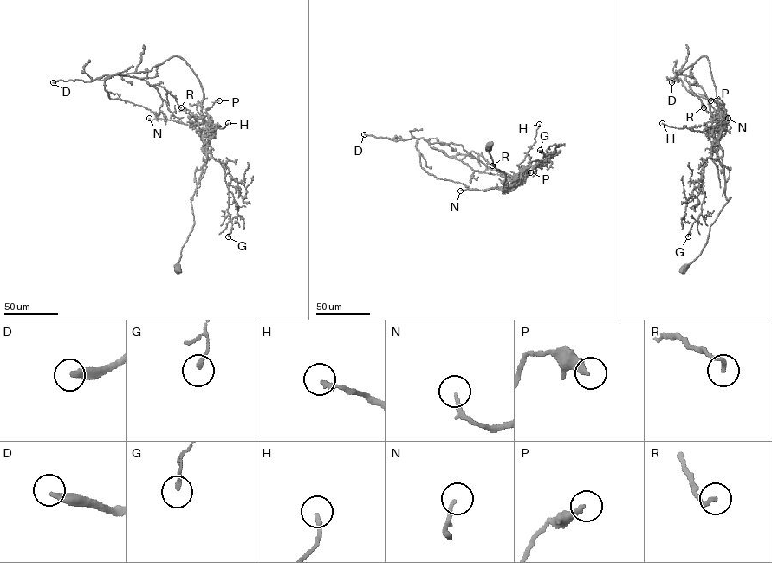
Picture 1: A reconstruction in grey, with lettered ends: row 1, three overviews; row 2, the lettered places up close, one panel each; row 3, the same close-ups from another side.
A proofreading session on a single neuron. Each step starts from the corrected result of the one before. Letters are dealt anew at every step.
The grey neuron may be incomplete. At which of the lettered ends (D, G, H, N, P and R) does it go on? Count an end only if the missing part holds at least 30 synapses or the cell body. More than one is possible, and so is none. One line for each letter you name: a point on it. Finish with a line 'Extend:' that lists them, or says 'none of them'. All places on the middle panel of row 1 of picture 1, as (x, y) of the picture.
D: at (364, 134)
Extend: D

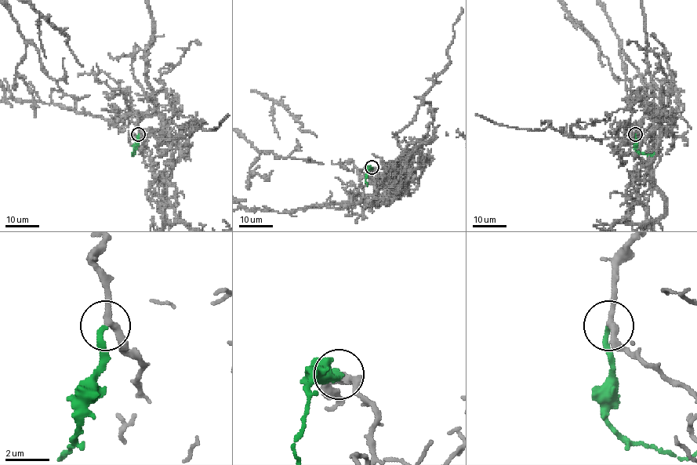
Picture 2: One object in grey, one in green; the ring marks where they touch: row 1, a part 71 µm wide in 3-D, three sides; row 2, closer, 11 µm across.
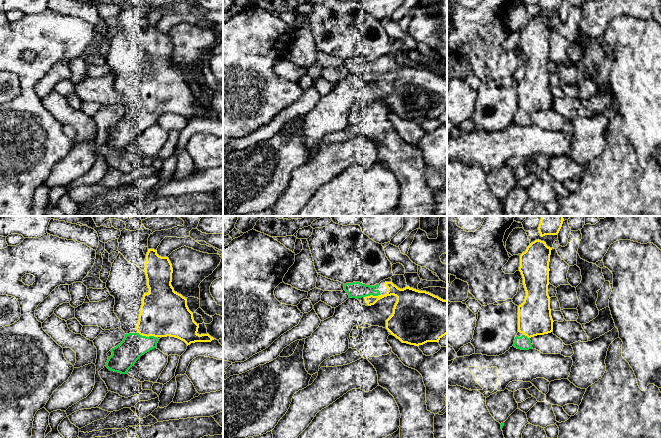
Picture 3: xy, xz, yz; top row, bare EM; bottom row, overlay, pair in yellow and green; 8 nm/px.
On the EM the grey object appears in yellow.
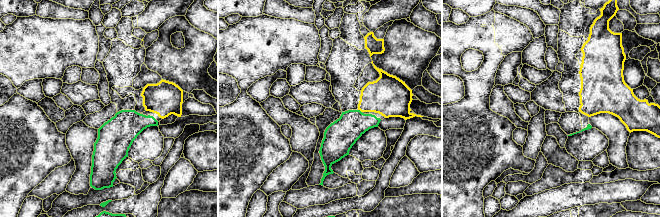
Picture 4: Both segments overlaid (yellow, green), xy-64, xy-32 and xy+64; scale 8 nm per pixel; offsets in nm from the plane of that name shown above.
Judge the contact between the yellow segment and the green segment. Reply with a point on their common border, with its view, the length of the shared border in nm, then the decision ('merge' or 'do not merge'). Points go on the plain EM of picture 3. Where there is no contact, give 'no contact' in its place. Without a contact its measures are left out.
xy (147, 112) | 160 nm | merge

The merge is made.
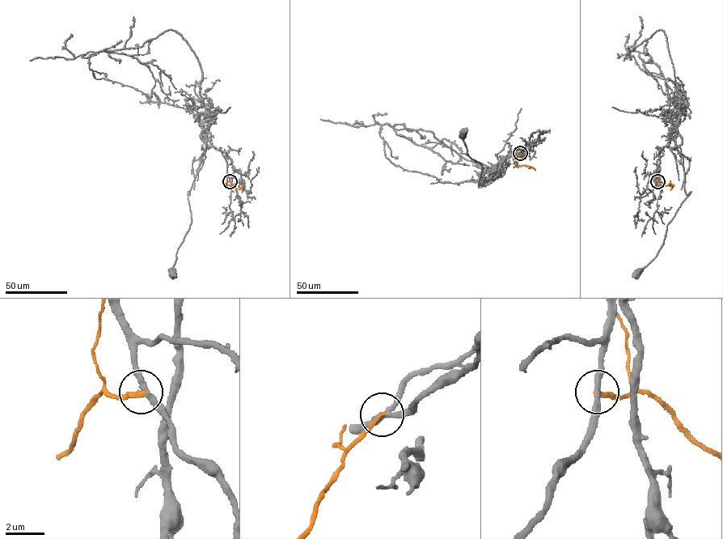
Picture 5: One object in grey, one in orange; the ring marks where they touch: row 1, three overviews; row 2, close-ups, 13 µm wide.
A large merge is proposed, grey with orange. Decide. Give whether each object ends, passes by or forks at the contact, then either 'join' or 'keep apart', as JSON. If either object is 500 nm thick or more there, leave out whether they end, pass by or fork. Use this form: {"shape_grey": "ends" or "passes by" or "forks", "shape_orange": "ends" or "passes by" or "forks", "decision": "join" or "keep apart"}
{"shape_grey": "passes by", "shape_orange": "ends", "decision": "keep apart"}

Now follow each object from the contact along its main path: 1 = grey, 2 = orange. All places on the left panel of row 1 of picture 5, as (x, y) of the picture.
1: (230, 181), (226, 161), (222, 152), (207, 146), (188, 195), (192, 223), (178, 248), (173, 272)
2: (230, 181), (224, 185), (238, 183), (242, 184), (239, 186)

